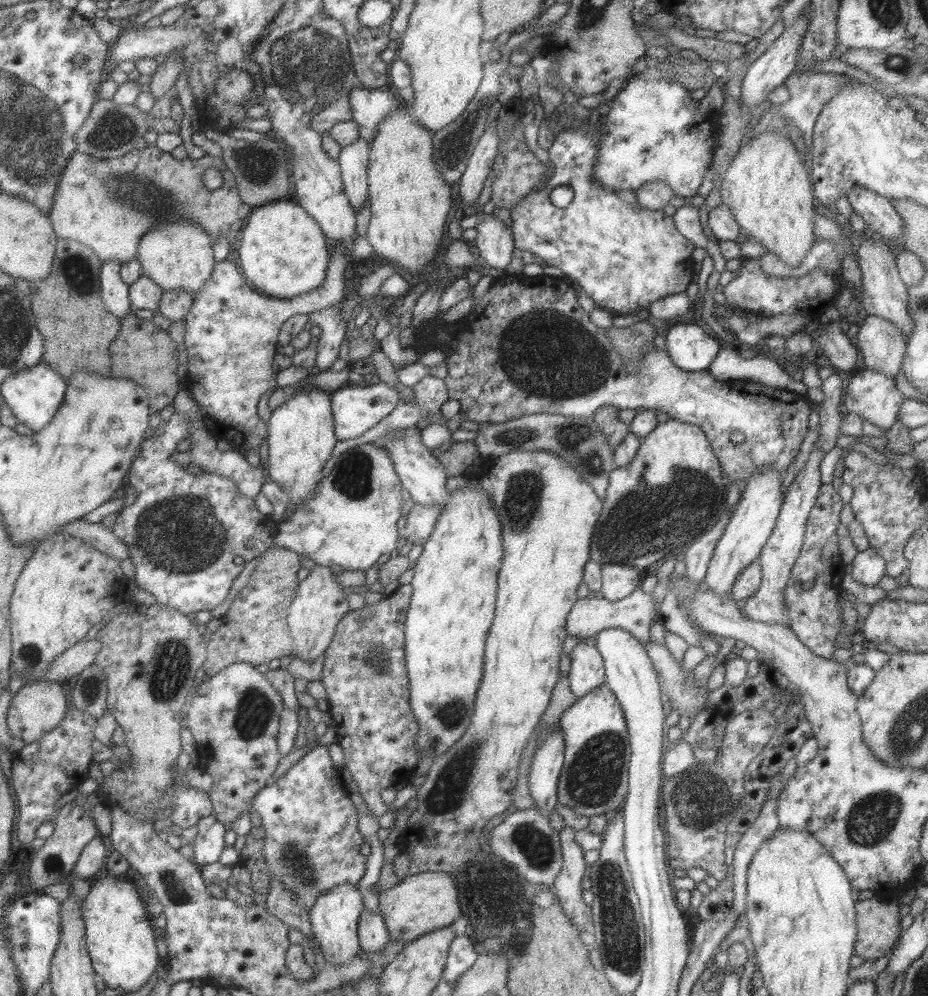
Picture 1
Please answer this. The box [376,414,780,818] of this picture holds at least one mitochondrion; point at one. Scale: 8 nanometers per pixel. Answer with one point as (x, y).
(595, 777)

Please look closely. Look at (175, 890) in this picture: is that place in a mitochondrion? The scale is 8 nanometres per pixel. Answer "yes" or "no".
yes

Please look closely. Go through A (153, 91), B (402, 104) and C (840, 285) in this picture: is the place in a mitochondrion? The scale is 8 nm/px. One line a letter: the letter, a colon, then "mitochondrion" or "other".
A: other
B: other
C: other

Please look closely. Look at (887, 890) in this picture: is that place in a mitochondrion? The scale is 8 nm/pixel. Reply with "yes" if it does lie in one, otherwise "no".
no

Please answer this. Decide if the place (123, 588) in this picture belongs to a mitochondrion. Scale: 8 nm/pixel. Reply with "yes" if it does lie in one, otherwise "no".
no

